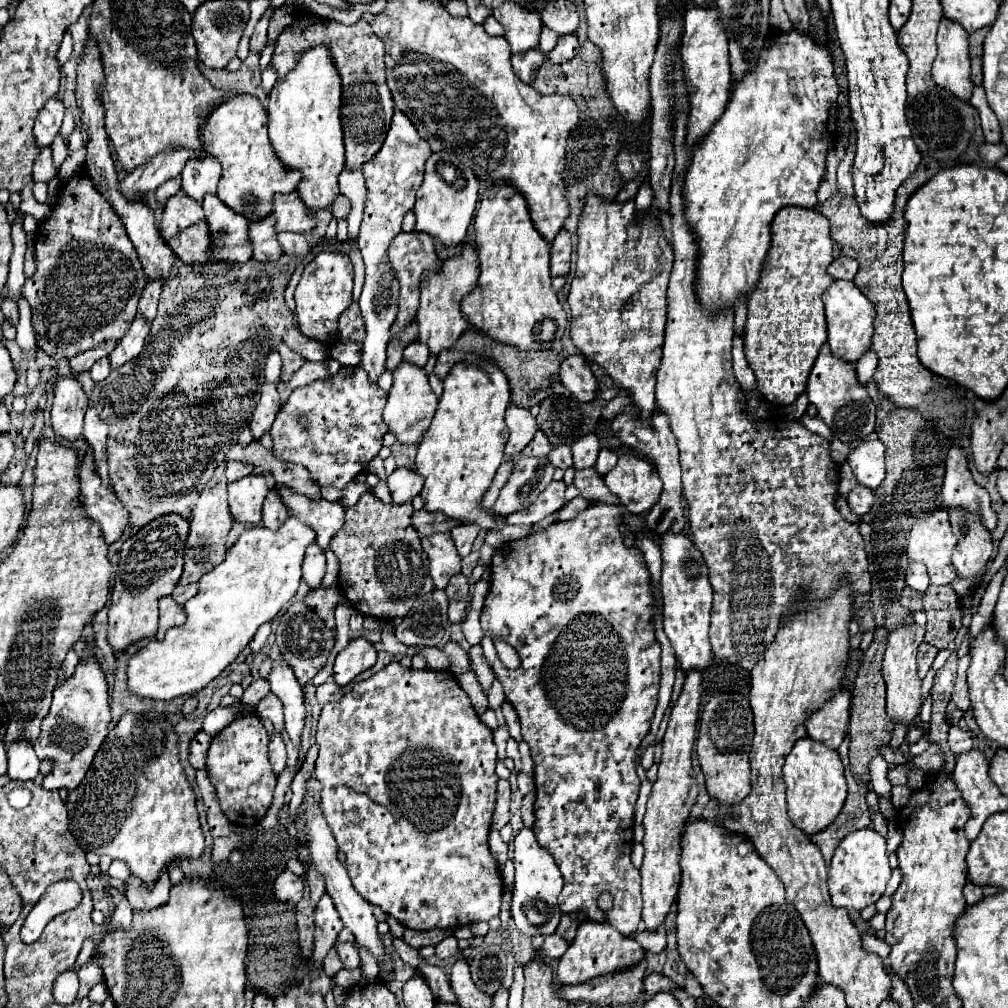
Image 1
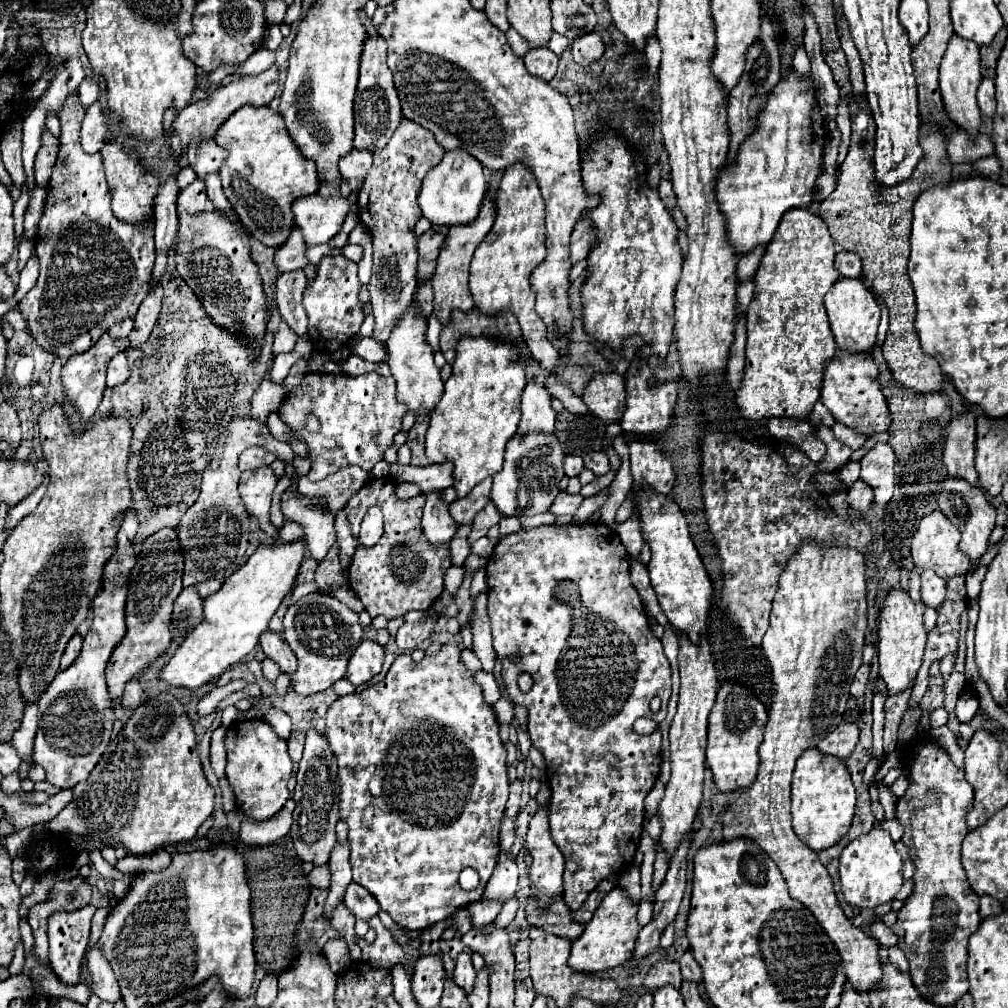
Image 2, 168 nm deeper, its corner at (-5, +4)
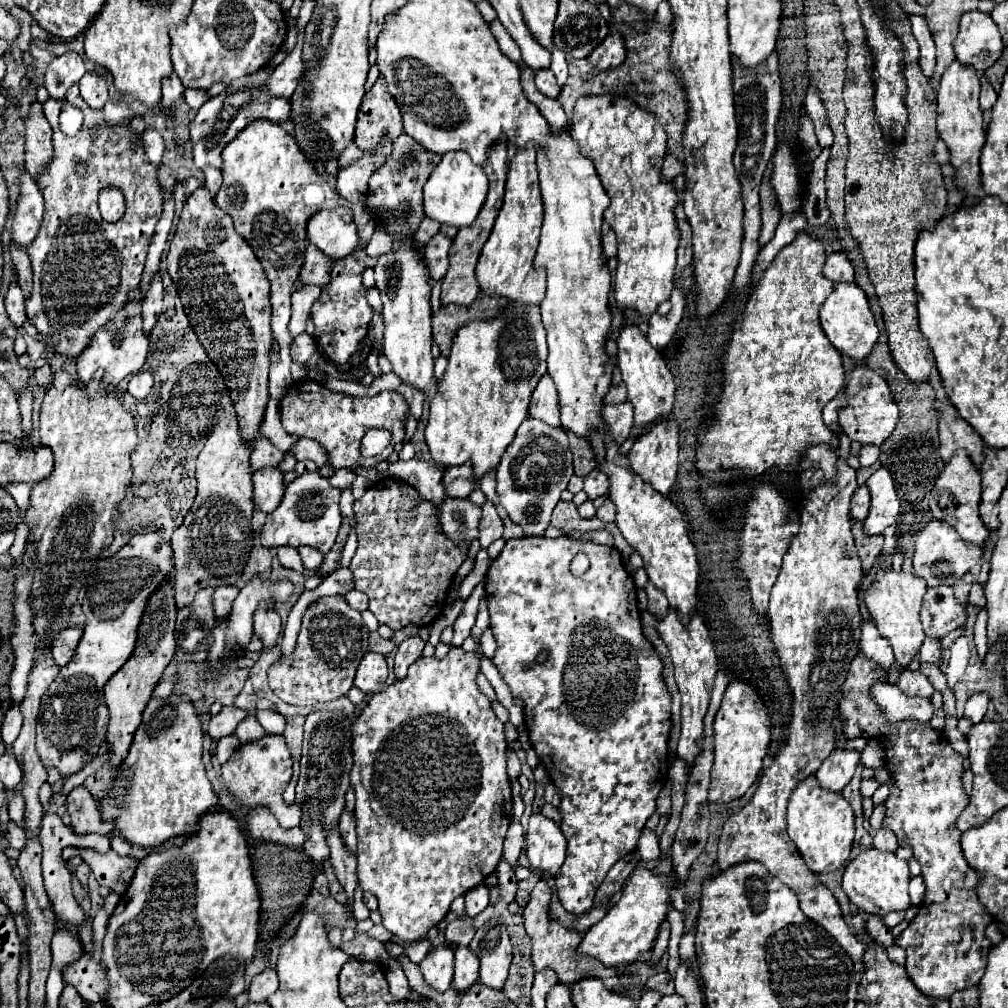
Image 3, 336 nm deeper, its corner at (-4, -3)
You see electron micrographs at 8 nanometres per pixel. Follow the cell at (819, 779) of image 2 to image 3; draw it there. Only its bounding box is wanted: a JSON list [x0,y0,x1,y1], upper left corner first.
[788,775,854,873]

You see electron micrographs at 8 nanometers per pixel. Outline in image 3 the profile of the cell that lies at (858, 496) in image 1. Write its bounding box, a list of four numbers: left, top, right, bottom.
[850,485,870,521]

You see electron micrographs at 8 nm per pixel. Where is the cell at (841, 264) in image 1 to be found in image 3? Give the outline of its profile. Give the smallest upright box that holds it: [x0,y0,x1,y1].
[824,253,854,283]

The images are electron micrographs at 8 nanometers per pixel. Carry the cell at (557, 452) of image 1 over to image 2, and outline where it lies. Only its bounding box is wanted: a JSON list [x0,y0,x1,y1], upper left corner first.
[565,456,583,476]

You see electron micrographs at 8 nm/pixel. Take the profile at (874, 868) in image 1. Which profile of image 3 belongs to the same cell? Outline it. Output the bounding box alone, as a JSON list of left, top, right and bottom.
[842,849,910,917]

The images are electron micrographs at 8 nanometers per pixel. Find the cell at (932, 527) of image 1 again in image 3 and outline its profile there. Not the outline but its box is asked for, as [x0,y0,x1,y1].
[912,519,982,587]

